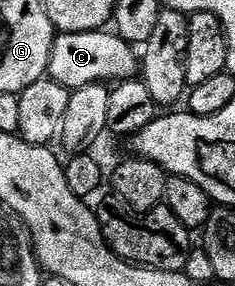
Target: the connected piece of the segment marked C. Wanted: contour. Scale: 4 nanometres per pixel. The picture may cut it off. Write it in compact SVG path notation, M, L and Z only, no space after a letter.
M117 32L58 33L54 38L48 77L68 90L73 91L99 83L129 81L137 78L139 73L140 57L135 46L118 36Z

